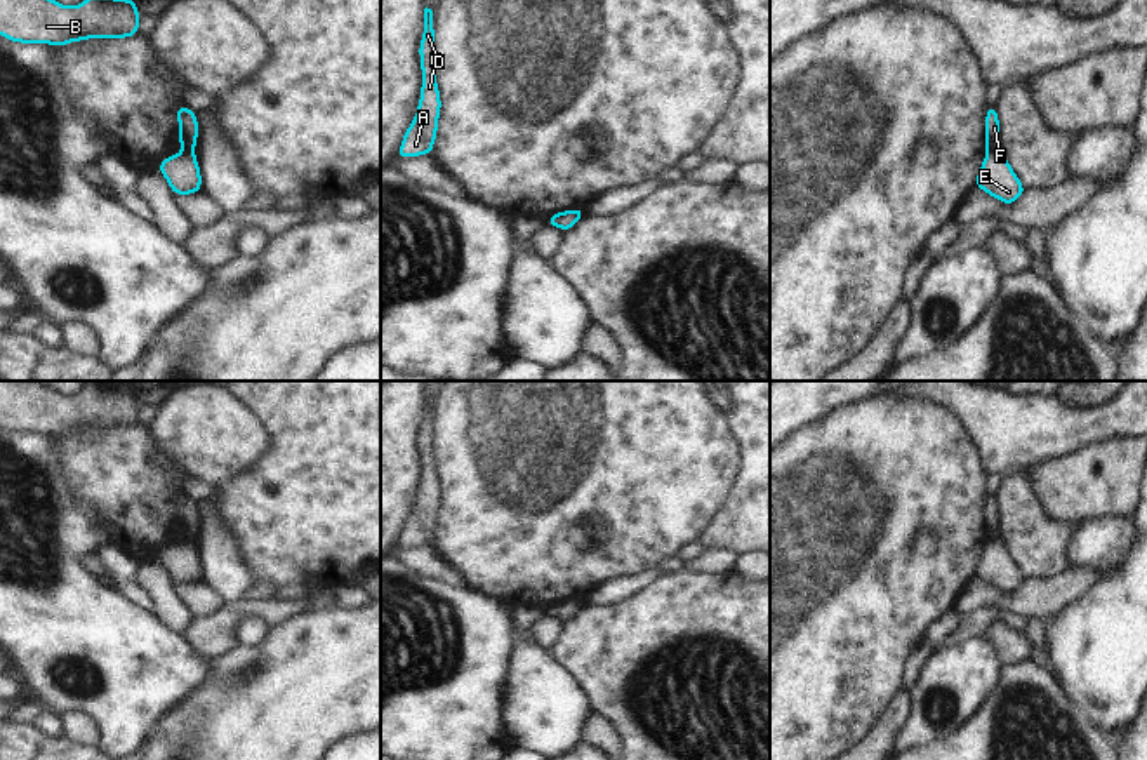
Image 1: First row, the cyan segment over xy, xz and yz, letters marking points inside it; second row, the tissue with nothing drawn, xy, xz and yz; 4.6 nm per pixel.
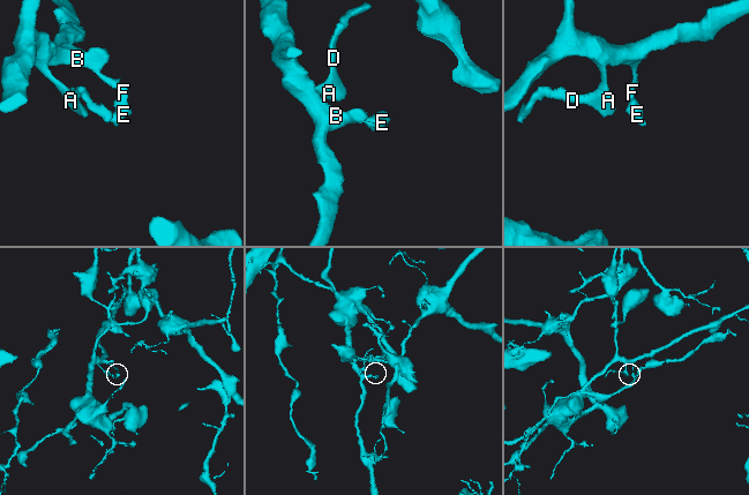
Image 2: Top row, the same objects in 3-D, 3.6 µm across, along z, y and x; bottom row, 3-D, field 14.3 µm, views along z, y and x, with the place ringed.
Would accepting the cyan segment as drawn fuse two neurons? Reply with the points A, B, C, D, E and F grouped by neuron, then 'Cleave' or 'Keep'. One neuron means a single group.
Groups: A B C D F / E. Cleave

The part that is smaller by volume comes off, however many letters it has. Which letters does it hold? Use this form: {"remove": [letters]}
{"remove": ["E"]}

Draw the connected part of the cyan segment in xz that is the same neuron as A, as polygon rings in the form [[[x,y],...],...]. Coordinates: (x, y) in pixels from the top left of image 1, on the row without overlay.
[[[424,398],[424,419],[419,433],[421,449],[421,487],[412,513],[407,517],[401,534],[396,541],[398,548],[414,548],[422,544],[433,546],[433,536],[438,523],[438,510],[441,503],[441,485],[436,471],[434,456],[434,407],[431,398]]]

